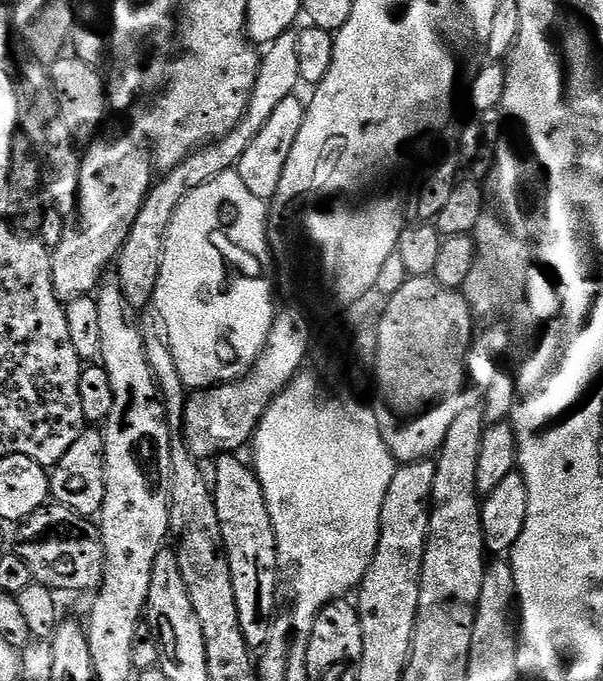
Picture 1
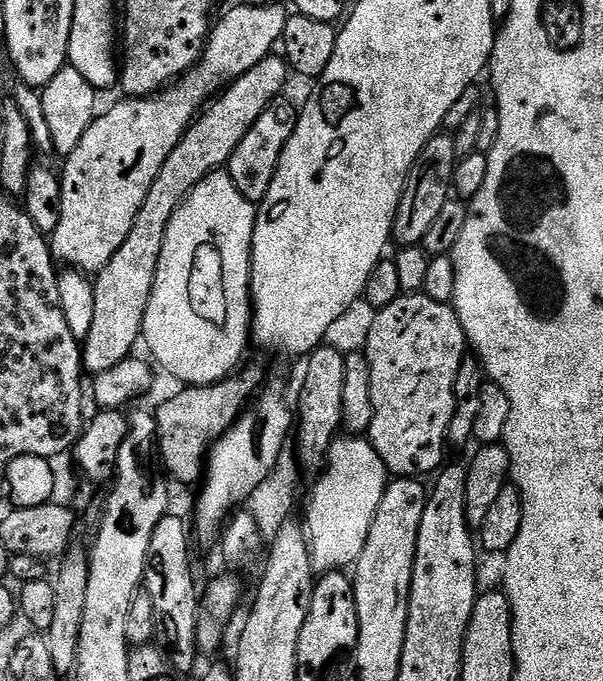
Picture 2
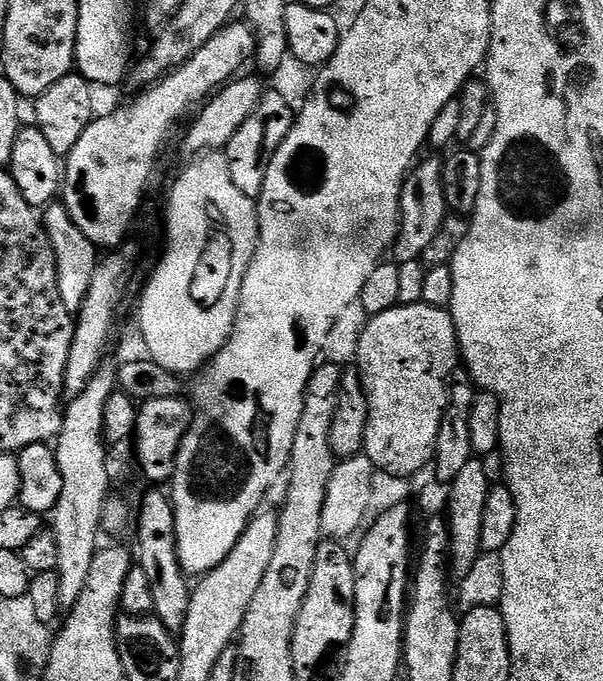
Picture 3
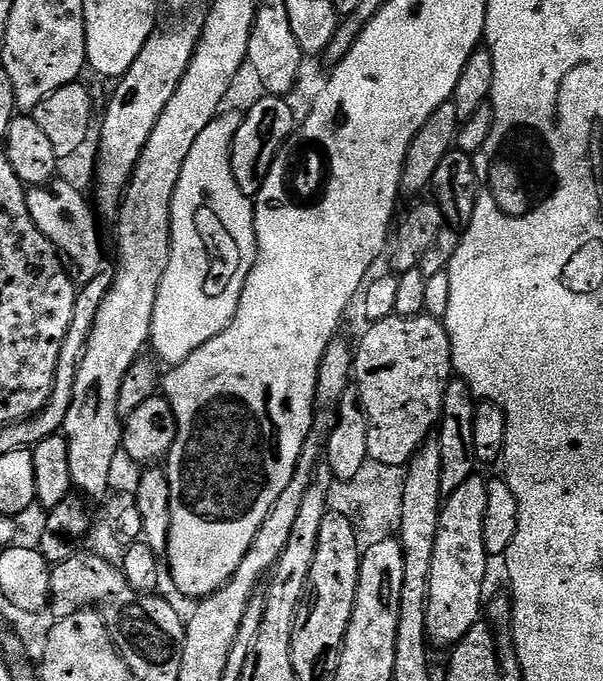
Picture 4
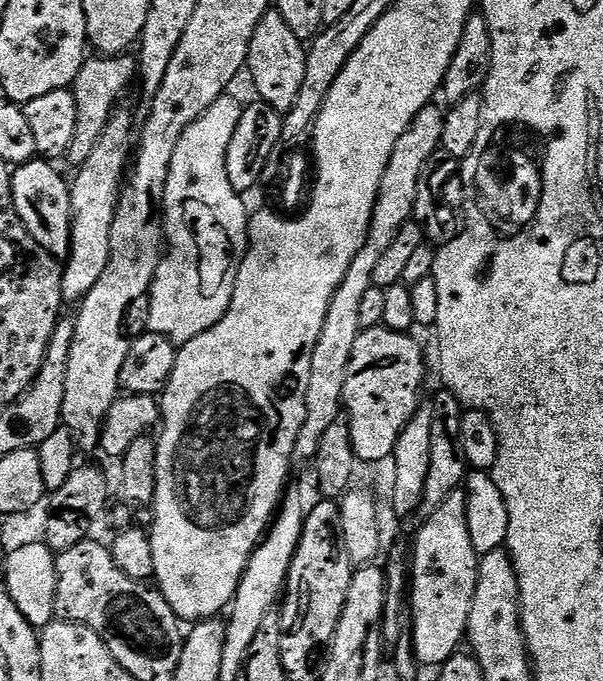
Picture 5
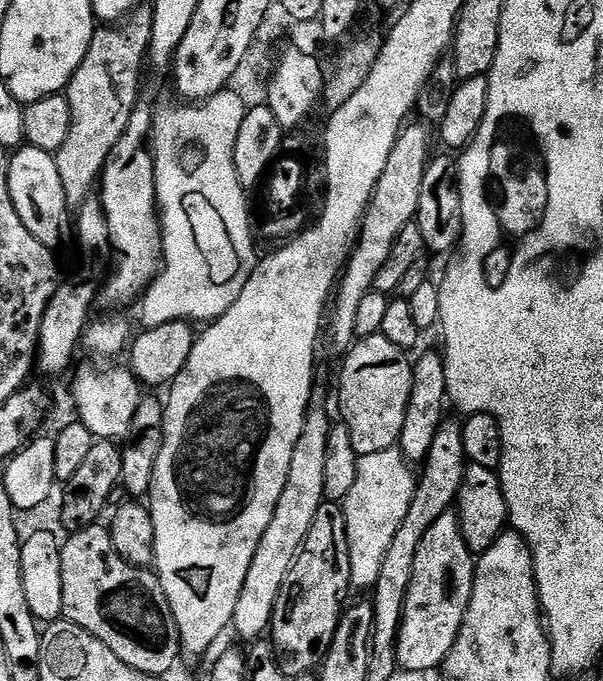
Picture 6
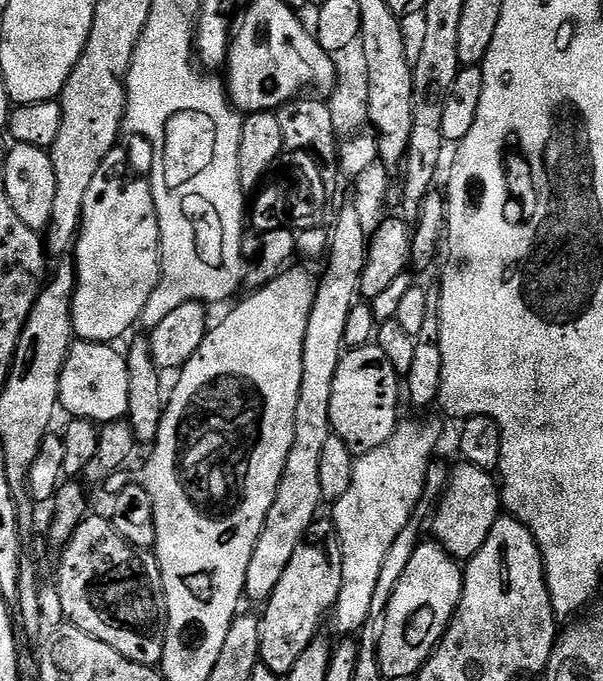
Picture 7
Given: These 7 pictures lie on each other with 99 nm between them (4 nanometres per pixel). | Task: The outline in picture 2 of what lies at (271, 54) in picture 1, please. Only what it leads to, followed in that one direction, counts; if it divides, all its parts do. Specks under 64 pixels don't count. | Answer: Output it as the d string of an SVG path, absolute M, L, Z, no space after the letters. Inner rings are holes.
M273 54L262 58L258 66L250 66L246 74L237 76L201 111L192 121L186 134L170 150L170 158L162 162L162 170L158 170L158 178L154 178L154 186L150 186L150 194L146 194L146 202L142 202L142 210L134 217L134 226L130 226L130 234L126 234L126 242L118 246L118 254L106 262L106 266L94 276L94 322L90 326L90 334L82 342L82 368L93 377L106 370L114 370L118 362L129 359L133 355L132 347L141 339L146 318L146 306L150 302L150 294L154 286L154 278L158 270L158 258L162 258L162 242L166 242L166 226L170 226L170 218L180 208L181 202L205 180L212 172L219 172L228 163L228 159L238 150L238 142L246 138L250 126L262 118L262 110L272 105L273 100L281 99L284 87L290 75L287 60L283 55Z

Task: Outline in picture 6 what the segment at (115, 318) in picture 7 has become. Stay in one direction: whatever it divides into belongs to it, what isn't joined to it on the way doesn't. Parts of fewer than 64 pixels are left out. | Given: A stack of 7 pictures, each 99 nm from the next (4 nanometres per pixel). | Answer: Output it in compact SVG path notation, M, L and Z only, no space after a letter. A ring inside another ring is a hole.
M148 94L141 95L140 99L136 101L134 110L130 114L130 122L126 122L126 130L122 130L122 138L118 138L118 142L114 142L114 150L110 150L110 158L106 158L104 170L101 172L98 181L98 199L100 205L104 208L104 217L108 223L108 242L111 251L116 251L116 265L113 266L112 273L109 274L108 281L105 282L104 288L102 284L102 294L104 290L104 300L108 304L128 304L132 299L135 301L137 298L143 297L144 293L148 290L149 284L159 276L162 261L164 259L164 237L162 235L160 218L158 215L158 205L156 203L156 161L153 153L150 151L150 137L152 134L152 122L154 119L154 108L151 108L151 104L152 100L148 97Z

